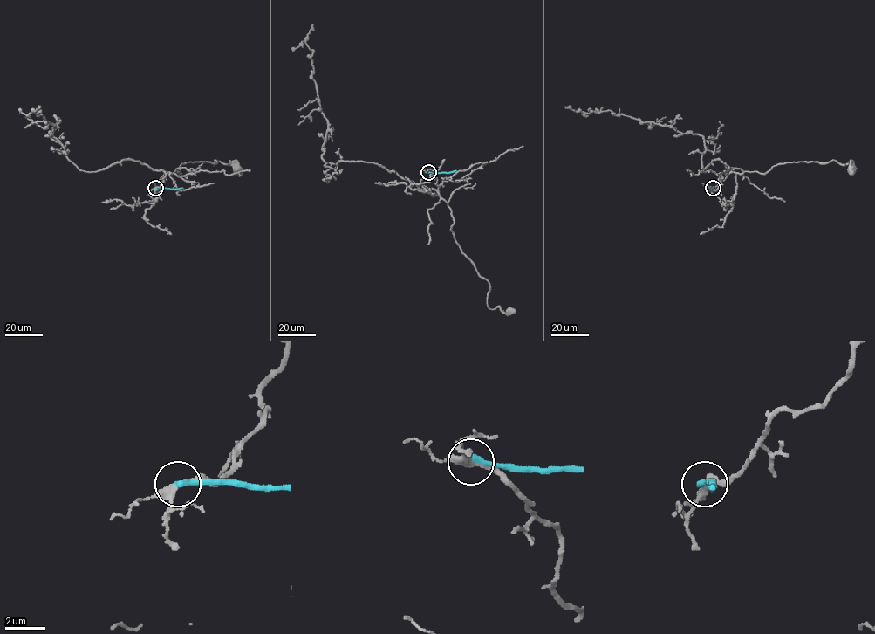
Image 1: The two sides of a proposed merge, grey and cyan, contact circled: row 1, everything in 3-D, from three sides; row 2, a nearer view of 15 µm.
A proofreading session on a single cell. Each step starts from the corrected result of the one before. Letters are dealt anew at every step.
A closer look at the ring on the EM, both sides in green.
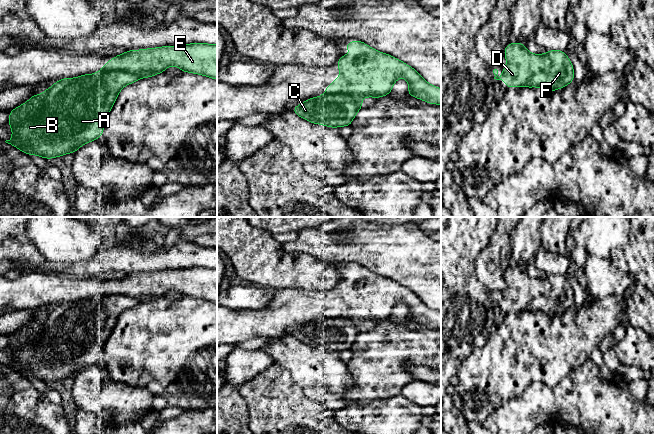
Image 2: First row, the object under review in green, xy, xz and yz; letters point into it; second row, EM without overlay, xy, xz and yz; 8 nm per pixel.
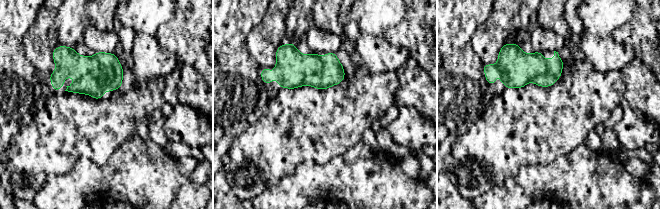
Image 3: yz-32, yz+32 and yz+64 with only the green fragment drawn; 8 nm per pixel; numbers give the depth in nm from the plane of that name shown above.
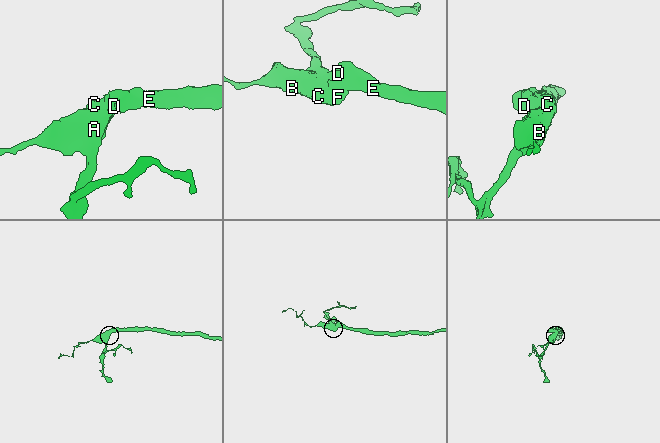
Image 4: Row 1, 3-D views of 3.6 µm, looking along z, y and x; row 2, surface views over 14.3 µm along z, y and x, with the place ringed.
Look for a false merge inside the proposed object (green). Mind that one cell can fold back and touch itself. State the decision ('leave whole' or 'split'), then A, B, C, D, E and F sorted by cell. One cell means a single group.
split; groups A B C F / D E

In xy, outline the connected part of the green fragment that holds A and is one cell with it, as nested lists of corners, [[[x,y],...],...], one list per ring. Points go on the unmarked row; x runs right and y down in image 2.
[[[107,285],[95,298],[62,302],[42,318],[32,319],[26,327],[10,336],[8,347],[13,361],[5,366],[27,379],[33,378],[45,383],[74,378],[82,369],[103,359],[105,343],[119,316],[140,302],[136,298],[113,293]]]

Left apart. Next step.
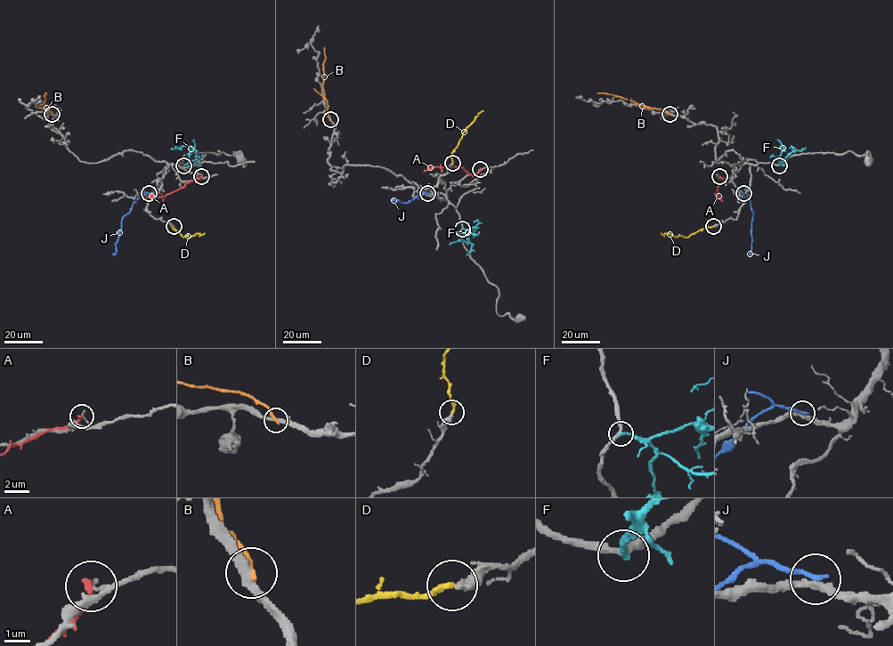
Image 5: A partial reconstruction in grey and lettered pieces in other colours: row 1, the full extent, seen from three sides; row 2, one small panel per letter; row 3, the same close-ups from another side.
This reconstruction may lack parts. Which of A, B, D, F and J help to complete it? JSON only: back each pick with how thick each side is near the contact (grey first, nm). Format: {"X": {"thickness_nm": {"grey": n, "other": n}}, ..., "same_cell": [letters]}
{"D": {"thickness_nm": {"grey": 360, "other": 220}}, "same_cell": ["D"]}

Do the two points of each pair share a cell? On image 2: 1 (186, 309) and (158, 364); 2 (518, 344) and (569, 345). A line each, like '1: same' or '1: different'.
1: same
2: same

